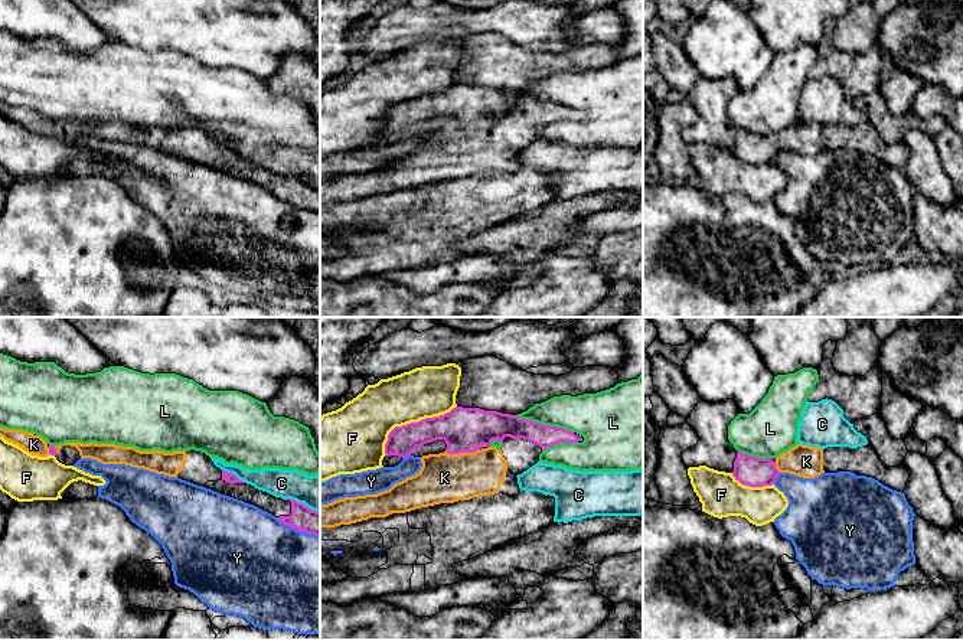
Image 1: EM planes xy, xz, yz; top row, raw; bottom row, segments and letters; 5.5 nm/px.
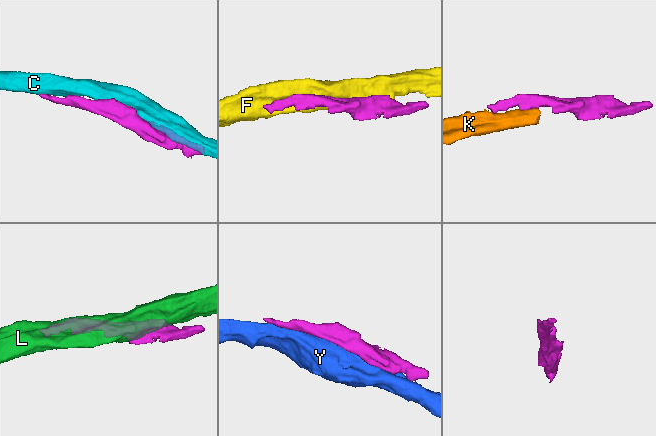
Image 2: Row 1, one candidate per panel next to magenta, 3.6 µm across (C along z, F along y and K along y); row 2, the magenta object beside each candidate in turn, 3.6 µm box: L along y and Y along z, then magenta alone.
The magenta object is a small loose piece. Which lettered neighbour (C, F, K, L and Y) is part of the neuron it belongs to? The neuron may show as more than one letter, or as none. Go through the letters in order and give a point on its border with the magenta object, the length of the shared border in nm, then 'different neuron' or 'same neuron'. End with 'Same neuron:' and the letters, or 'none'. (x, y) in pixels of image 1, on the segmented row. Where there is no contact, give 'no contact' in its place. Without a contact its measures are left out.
C: xy (234, 474) | 170 nm | different neuron
F: xz (413, 423) | 480 nm | different neuron
K: xz (462, 451) | 190 nm | same neuron
L: xz (542, 424) | 340 nm | different neuron
Y: yz (776, 477) | 80 nm | different neuron
Same neuron: K

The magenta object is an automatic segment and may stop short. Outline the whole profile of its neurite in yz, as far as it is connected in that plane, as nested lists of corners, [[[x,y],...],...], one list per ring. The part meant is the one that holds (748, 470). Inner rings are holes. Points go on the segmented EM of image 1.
[[[737,453],[732,476],[744,486],[763,487],[774,484],[780,471],[771,458],[758,458]]]

